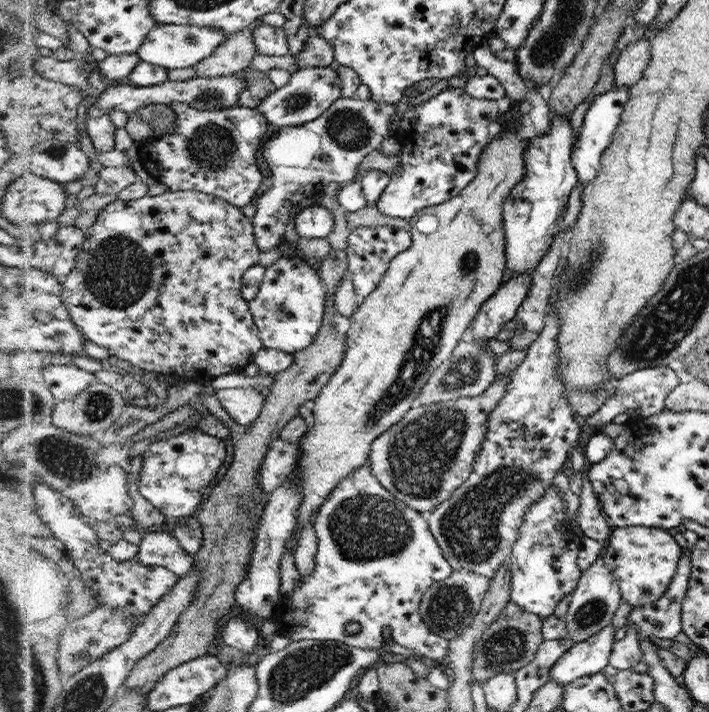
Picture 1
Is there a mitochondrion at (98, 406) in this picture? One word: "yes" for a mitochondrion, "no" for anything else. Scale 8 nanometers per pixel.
yes

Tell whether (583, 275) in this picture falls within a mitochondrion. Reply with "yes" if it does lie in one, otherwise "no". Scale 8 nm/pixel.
yes

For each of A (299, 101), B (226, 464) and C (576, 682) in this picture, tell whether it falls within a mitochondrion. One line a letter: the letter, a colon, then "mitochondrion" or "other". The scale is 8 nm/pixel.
A: mitochondrion
B: other
C: other

